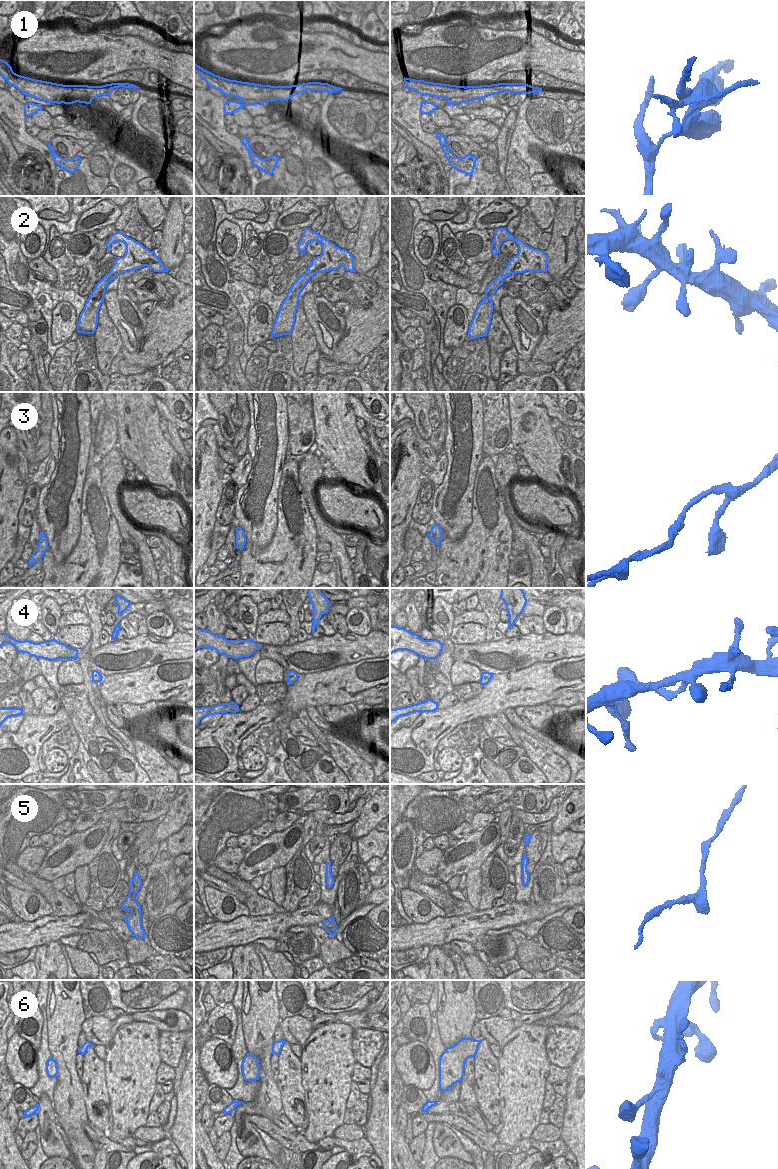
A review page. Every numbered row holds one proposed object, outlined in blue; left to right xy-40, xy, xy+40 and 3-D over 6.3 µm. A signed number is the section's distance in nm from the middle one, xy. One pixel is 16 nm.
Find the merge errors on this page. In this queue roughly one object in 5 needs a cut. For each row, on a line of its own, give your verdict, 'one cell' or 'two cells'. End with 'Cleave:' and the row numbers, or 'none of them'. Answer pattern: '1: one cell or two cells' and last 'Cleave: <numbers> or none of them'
1: one cell
2: one cell
3: one cell
4: one cell
5: one cell
6: one cell
Cleave: none of them

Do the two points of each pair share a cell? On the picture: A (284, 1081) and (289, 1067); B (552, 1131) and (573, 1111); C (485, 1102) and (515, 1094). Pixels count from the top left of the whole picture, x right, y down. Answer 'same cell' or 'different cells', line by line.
A: same cell
B: different cells
C: different cells

